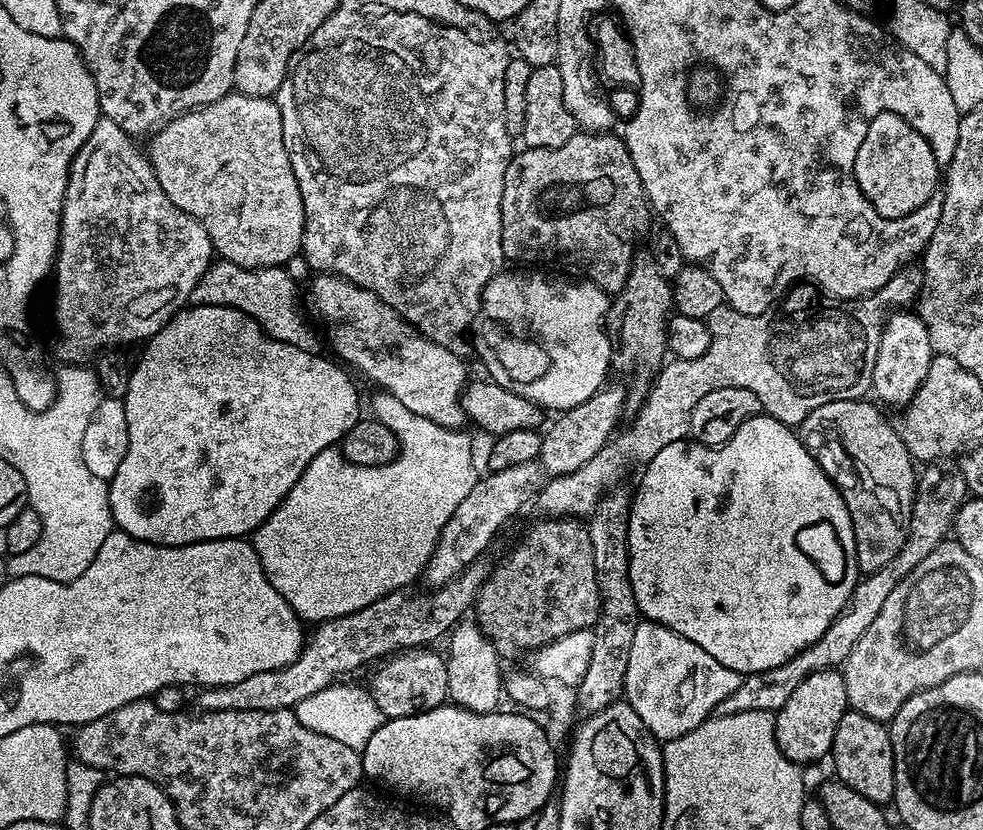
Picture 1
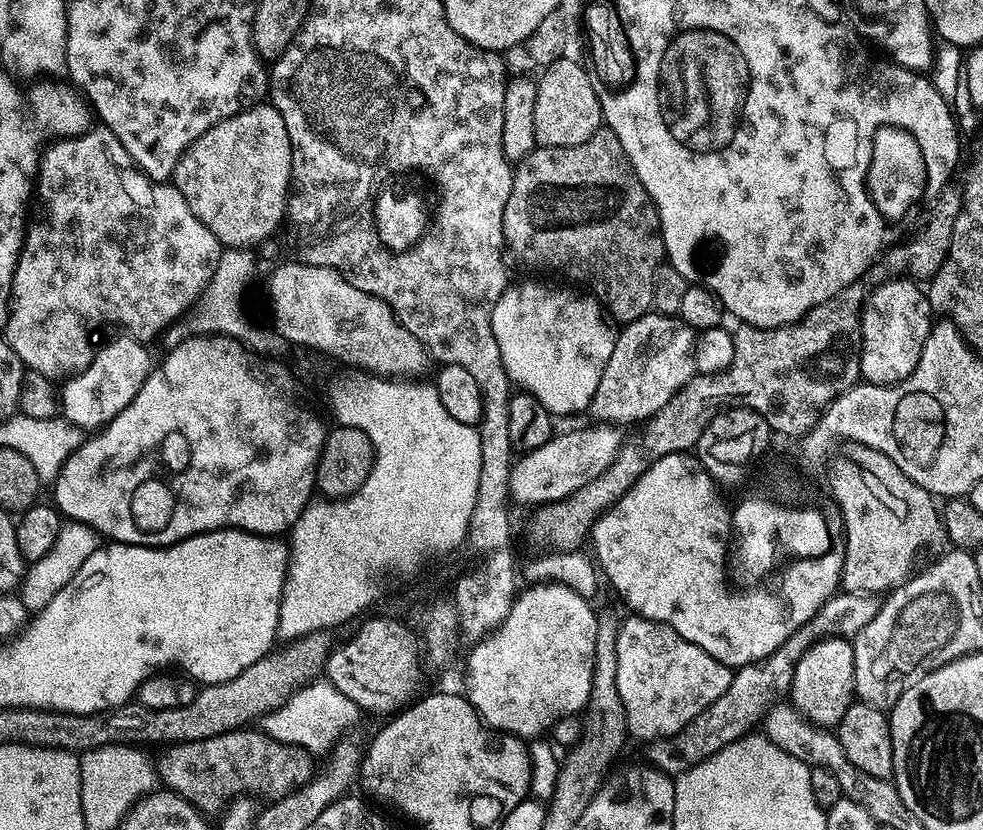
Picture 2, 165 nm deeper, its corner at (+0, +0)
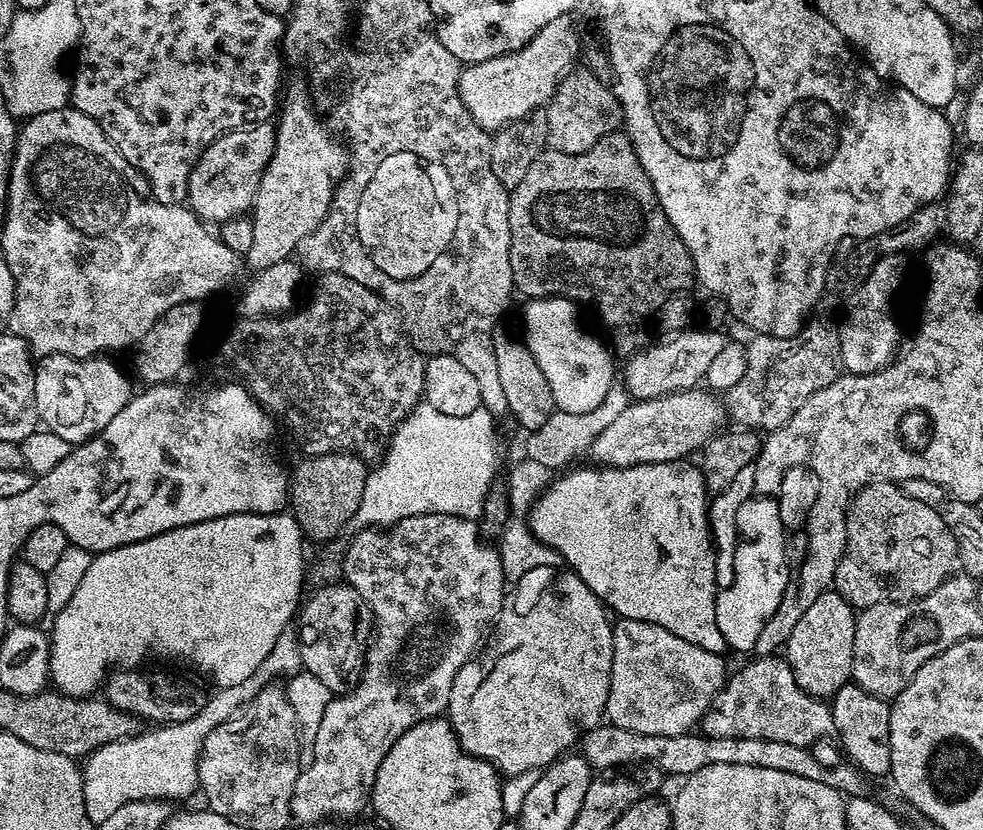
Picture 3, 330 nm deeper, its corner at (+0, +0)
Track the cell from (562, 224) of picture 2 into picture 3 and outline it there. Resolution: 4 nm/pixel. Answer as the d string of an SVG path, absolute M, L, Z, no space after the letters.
M617 130L606 134L601 140L594 142L594 146L590 146L590 150L586 150L582 154L562 154L545 150L536 159L534 166L530 166L530 170L526 170L522 182L518 182L518 186L511 189L508 205L510 206L510 270L515 291L519 295L521 292L524 298L564 296L567 300L577 301L581 305L589 304L600 315L600 320L604 323L605 330L608 331L607 339L617 353L621 352L621 357L627 358L635 352L639 352L641 348L647 348L650 343L648 324L650 328L662 302L666 302L666 298L671 296L687 293L688 287L697 283L696 267L690 258L690 250L686 250L682 238L678 238L674 226L670 226L670 218L666 218L666 214L658 202L658 194L654 194L654 186L650 182L646 170L642 170L642 162L638 162L638 154L634 150L632 140L623 131Z

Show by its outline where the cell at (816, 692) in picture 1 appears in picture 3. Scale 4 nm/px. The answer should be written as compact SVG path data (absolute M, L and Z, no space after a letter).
M834 590L822 593L802 614L798 626L794 626L786 645L786 659L794 678L806 694L831 698L842 686L852 680L852 659L854 658L854 626L857 609L846 602Z

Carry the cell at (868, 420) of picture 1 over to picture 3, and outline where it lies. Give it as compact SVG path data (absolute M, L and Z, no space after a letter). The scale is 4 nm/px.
M873 480L853 496L846 518L846 546L832 579L834 591L853 608L917 600L938 590L959 568L958 542L946 522L930 506L910 498L899 483Z

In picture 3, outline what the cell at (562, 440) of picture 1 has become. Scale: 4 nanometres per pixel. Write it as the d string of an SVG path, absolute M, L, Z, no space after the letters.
M693 326L687 332L673 332L667 338L649 343L632 356L627 357L622 383L633 401L653 400L671 392L684 392L695 388L703 381L710 362L722 351L726 342L725 333L709 330L704 326Z

